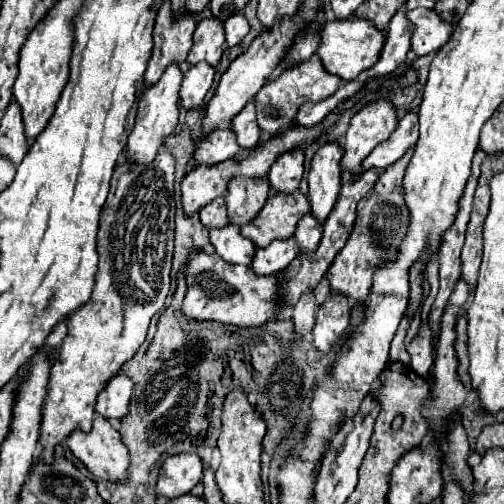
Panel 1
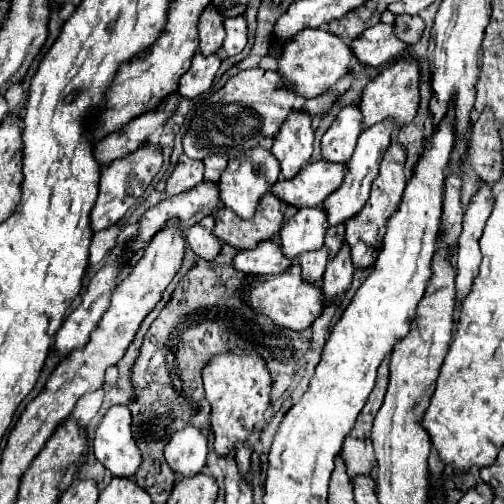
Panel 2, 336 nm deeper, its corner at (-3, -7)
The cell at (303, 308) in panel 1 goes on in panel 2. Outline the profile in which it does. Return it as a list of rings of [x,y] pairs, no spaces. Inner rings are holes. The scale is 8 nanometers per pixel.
[[[320,248],[314,252],[306,252],[298,258],[300,266],[302,266],[302,280],[308,284],[320,284],[322,280],[322,272],[326,270],[328,264],[328,250]]]

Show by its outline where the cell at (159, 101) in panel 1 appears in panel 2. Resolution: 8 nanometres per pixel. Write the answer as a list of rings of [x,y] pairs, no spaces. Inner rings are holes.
[[[146,142],[140,148],[136,148],[134,152],[122,156],[120,160],[114,160],[106,168],[102,168],[100,194],[98,194],[98,200],[96,200],[96,204],[92,208],[92,214],[90,214],[94,232],[116,224],[126,214],[126,210],[132,204],[136,204],[136,200],[150,188],[154,176],[162,168],[162,162],[164,162],[162,146],[154,146],[152,142]]]

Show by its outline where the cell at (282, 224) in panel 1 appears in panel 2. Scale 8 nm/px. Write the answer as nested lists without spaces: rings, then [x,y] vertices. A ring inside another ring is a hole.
[[[268,192],[266,196],[262,196],[258,212],[250,220],[242,220],[234,212],[224,208],[216,220],[214,234],[226,244],[238,250],[246,250],[256,248],[262,240],[272,240],[280,232],[282,222],[282,202],[272,192]]]

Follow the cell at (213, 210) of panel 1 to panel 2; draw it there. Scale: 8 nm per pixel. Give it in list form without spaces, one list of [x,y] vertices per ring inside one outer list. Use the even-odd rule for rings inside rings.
[[[210,214],[210,216],[202,218],[198,224],[194,224],[186,234],[186,242],[190,244],[190,248],[204,260],[214,260],[222,248],[222,240],[216,238],[212,232],[214,222],[216,222],[216,218]]]

